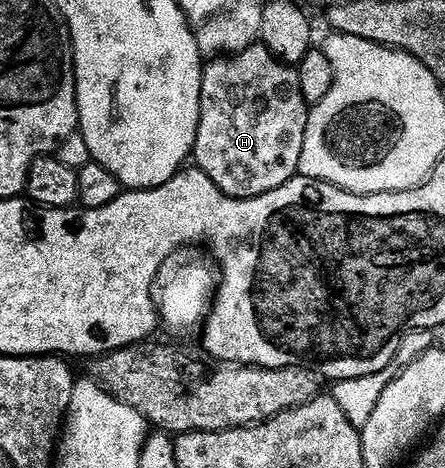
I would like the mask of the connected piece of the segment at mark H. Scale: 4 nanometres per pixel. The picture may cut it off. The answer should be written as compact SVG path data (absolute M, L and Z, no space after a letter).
M257 43L241 53L209 60L203 71L204 77L200 81L200 122L194 150L195 168L201 169L227 197L234 199L266 195L266 191L274 191L291 177L297 176L310 106L300 90L296 69L282 64L265 45Z

